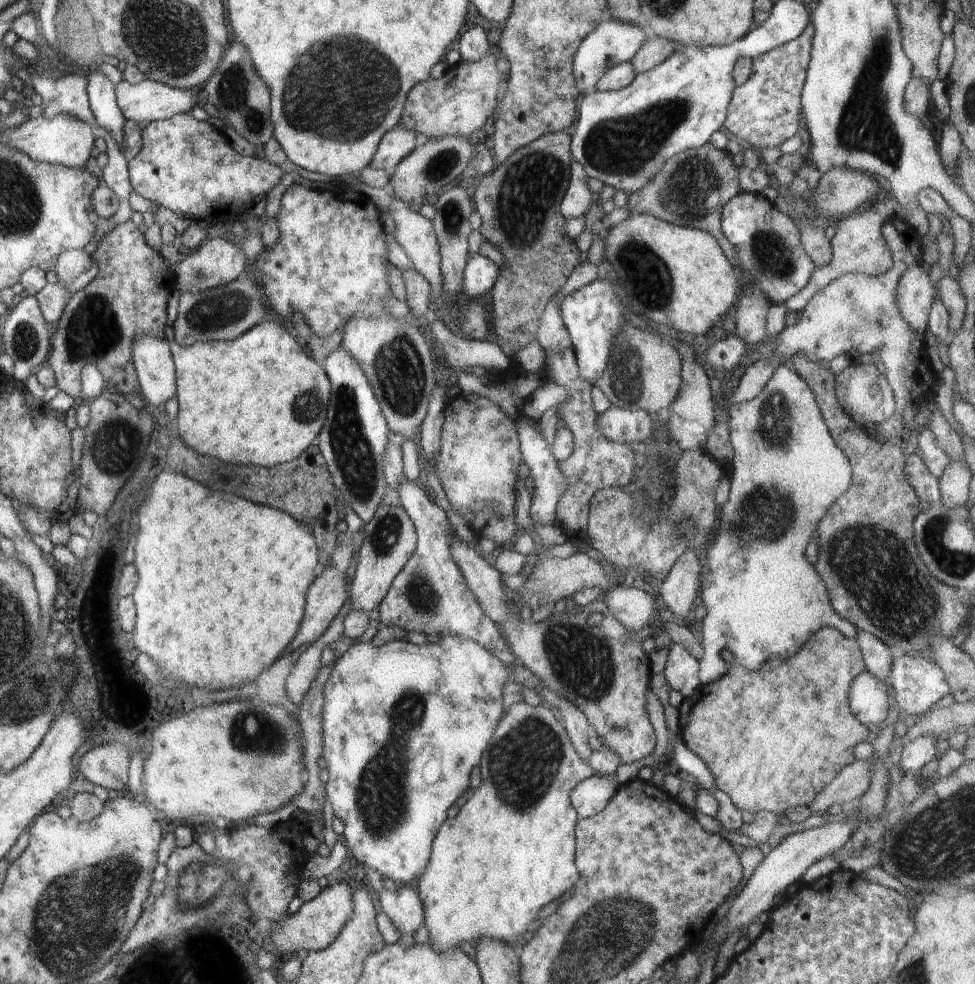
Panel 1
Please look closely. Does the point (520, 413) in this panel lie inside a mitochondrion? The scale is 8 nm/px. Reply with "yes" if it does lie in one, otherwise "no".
no

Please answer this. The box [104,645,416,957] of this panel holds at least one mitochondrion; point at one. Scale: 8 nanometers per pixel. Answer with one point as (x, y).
(253, 731)

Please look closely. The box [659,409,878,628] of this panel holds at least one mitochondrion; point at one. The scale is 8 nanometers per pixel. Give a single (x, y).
(762, 514)

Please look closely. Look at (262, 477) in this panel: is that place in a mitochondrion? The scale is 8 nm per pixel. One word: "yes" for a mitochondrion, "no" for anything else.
yes

